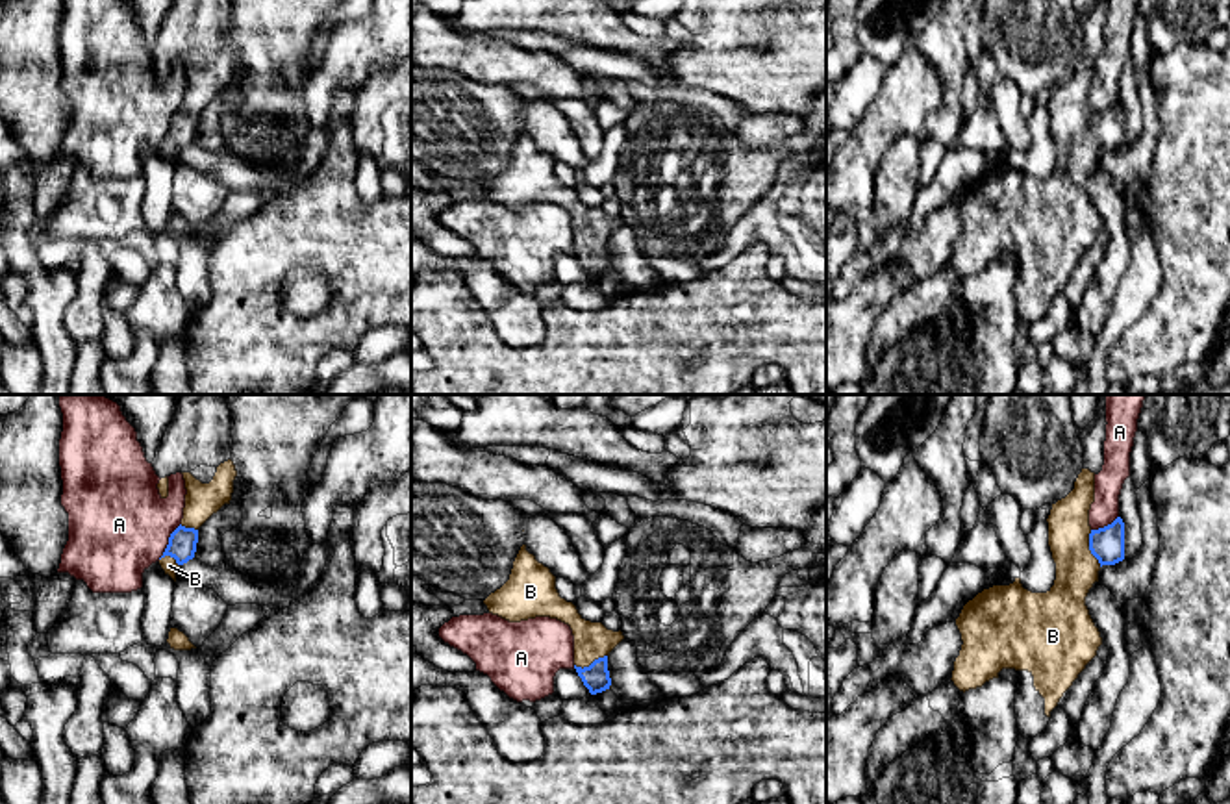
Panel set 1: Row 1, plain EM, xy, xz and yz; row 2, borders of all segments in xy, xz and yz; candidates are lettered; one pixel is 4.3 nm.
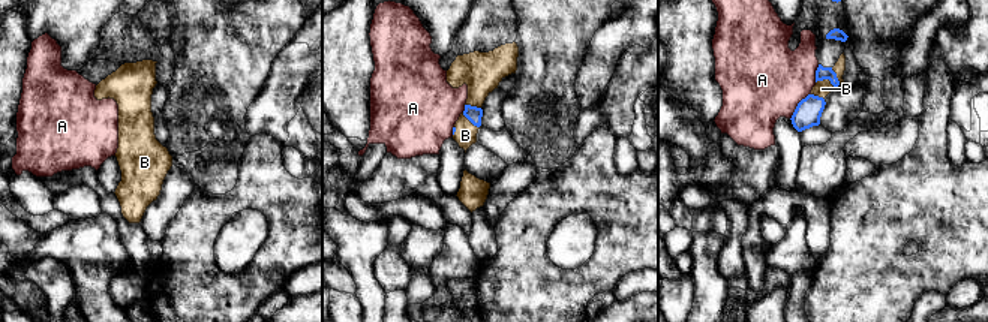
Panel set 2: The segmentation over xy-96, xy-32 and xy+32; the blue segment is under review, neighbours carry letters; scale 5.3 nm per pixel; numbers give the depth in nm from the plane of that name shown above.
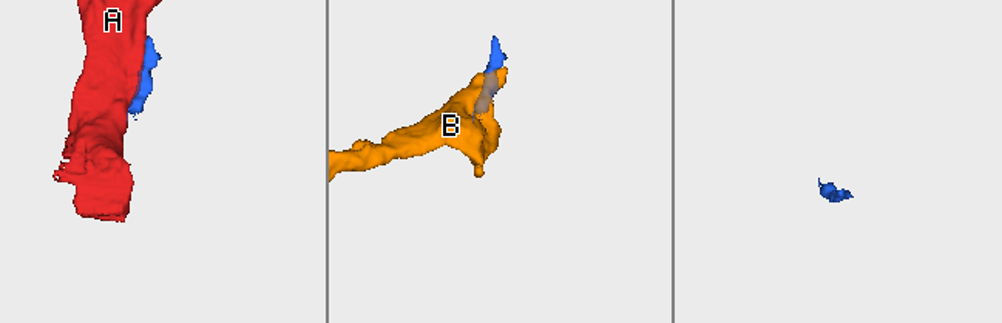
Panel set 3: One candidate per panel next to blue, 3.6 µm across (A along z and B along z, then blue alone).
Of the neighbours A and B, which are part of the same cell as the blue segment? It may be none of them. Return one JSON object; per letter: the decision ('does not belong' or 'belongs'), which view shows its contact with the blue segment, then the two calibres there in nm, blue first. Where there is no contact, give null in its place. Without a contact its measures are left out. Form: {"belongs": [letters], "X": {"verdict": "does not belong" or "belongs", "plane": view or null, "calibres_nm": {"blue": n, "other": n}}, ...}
{"belongs": ["B"], "A": {"verdict": "does not belong", "plane": "xy", "calibres_nm": {"blue": 130, "other": 440}}, "B": {"verdict": "belongs", "plane": "yz", "calibres_nm": {"blue": 150, "other": 190}}}

